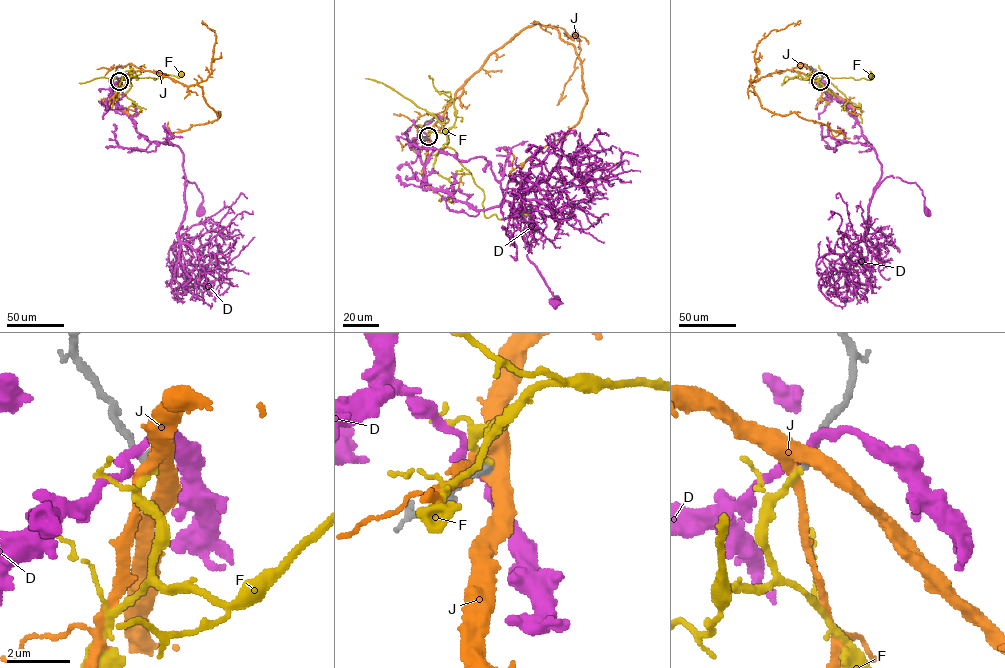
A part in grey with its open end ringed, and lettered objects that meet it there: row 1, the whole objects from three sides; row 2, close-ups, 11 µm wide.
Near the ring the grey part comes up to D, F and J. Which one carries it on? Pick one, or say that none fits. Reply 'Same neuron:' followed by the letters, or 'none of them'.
Same neuron: F

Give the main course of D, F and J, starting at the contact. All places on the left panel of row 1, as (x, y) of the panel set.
D: (119, 81), (111, 92), (136, 130), (150, 141), (180, 149), (184, 191), (185, 175), (201, 193), (199, 213)
F: (119, 81), (122, 86), (131, 77), (155, 80), (166, 75), (178, 77), (180, 74)
J: (119, 81), (143, 69), (197, 84), (205, 102), (221, 114), (174, 136), (168, 122)

